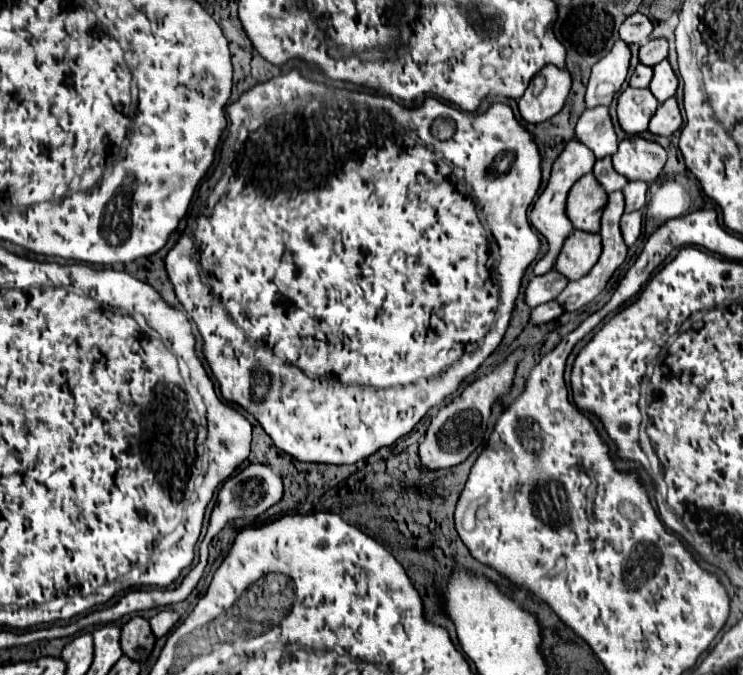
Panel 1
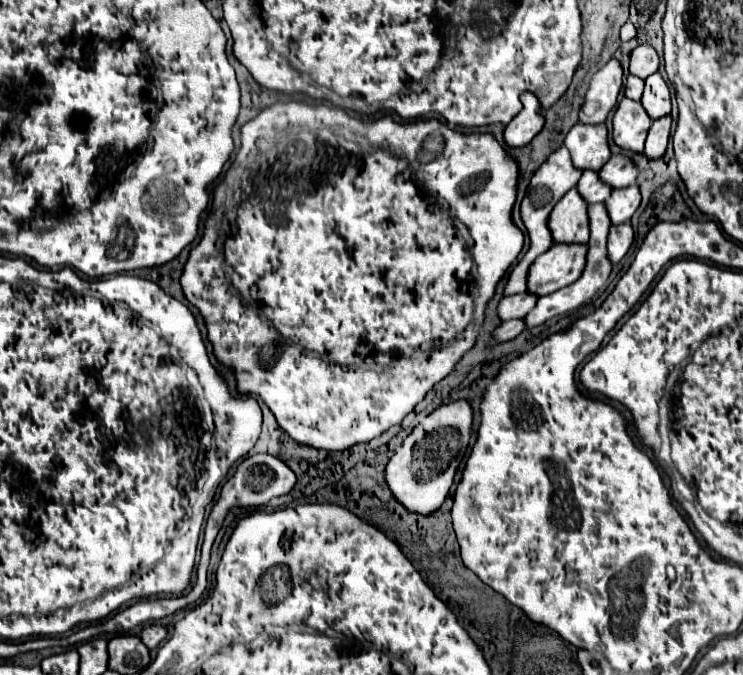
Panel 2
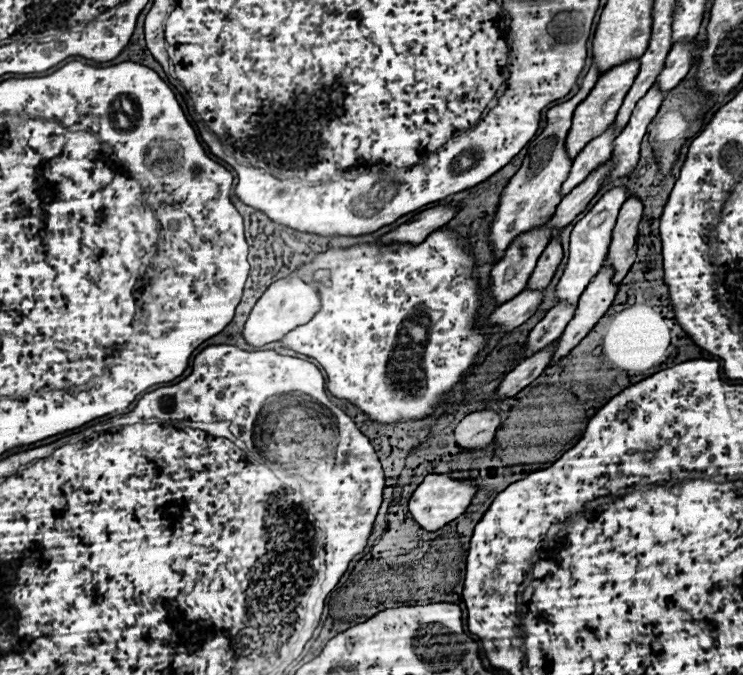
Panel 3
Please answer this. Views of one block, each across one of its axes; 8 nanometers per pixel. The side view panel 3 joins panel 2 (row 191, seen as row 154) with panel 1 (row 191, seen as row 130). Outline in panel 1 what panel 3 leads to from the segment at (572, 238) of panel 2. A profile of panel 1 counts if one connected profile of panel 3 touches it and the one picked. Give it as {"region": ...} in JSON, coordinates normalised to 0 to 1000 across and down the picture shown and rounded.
{"region":[[[797,258],[783,261],[783,267],[770,276],[762,296],[762,320],[767,320],[764,326],[770,329],[773,341],[802,347],[810,302],[816,302],[816,284],[810,284],[810,276]]]}

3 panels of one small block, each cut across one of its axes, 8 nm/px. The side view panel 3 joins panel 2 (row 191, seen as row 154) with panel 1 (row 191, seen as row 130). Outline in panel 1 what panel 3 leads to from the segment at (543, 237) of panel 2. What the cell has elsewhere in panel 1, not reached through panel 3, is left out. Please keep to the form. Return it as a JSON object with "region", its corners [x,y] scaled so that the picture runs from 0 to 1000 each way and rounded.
{"region":[[[767,207],[767,210],[759,216],[759,222],[754,225],[754,231],[748,234],[748,240],[746,240],[746,246],[743,246],[743,255],[740,255],[740,264],[738,264],[738,273],[735,273],[735,279],[729,281],[729,287],[724,290],[724,296],[719,299],[719,305],[716,305],[716,311],[713,311],[713,320],[711,320],[716,338],[719,338],[721,344],[727,344],[727,347],[735,353],[735,359],[738,359],[738,370],[735,370],[732,382],[727,382],[727,385],[719,391],[719,406],[721,406],[721,409],[729,409],[729,406],[735,406],[735,403],[743,400],[746,385],[748,385],[751,373],[756,370],[759,356],[762,356],[764,347],[770,344],[770,332],[767,332],[767,326],[762,323],[762,290],[764,290],[767,279],[773,276],[773,270],[775,270],[778,264],[783,264],[786,258],[797,255],[799,240],[802,240],[799,228],[797,228],[786,213],[781,213],[778,207]]]}

